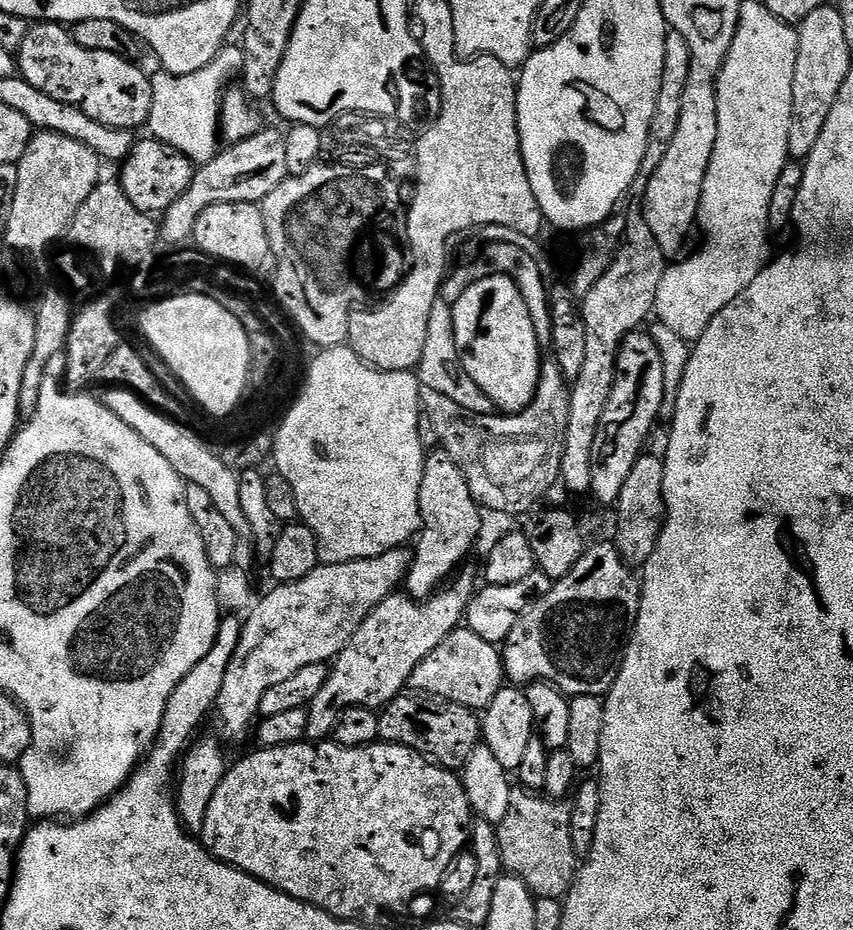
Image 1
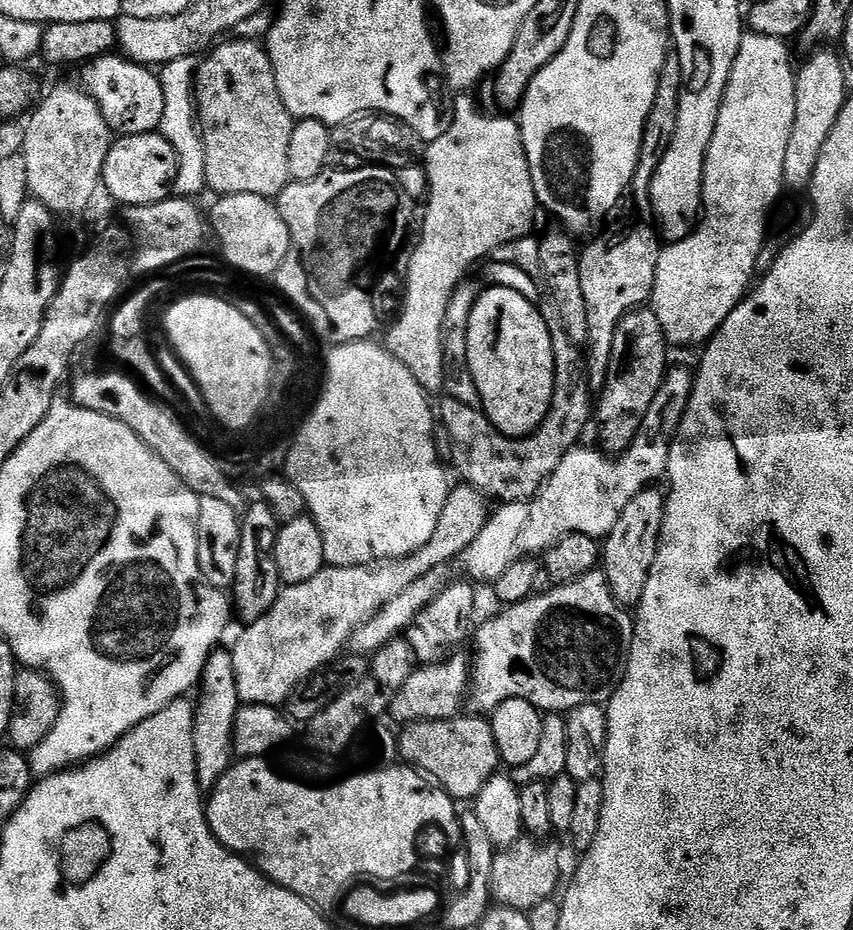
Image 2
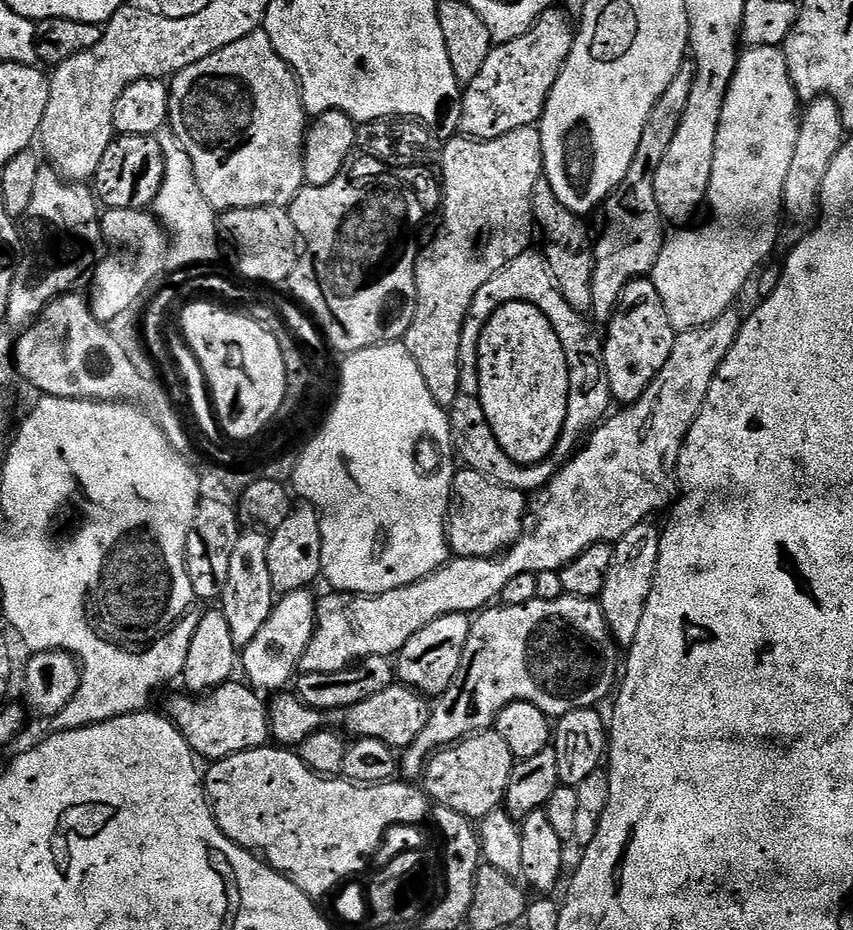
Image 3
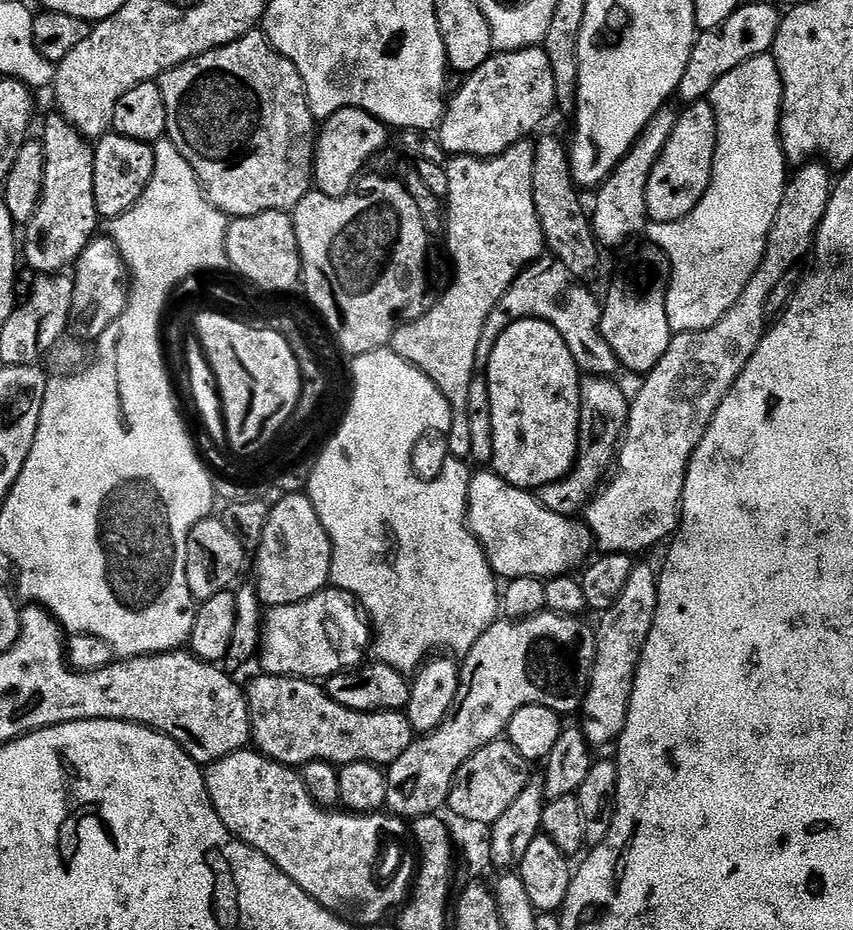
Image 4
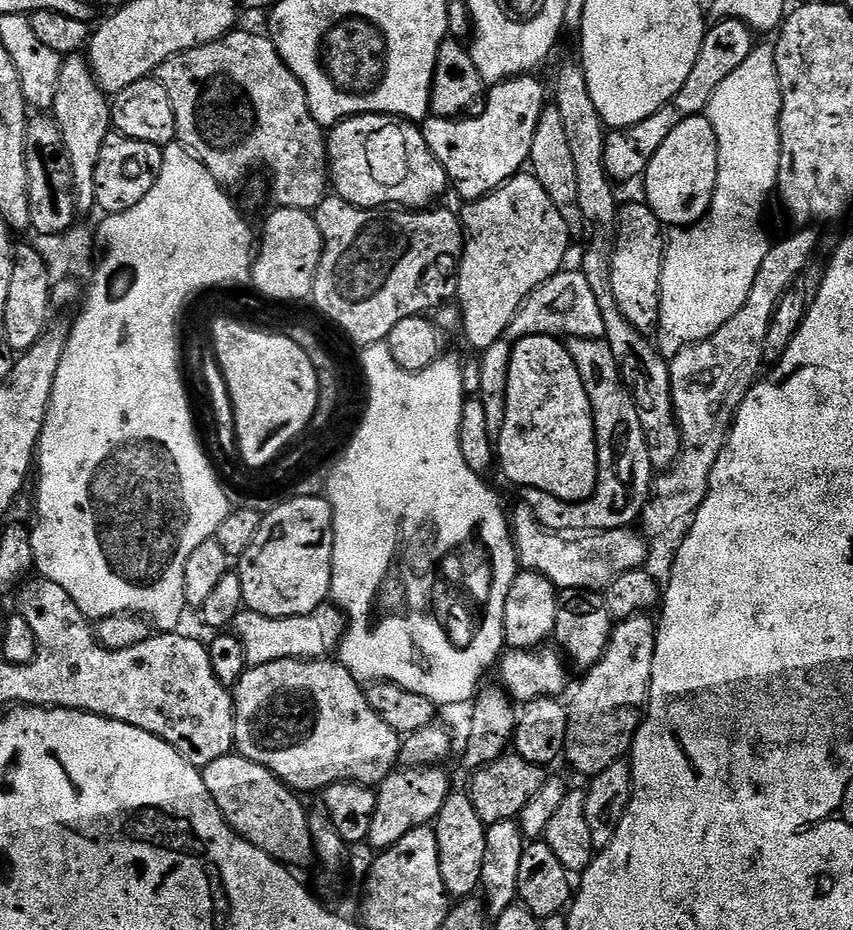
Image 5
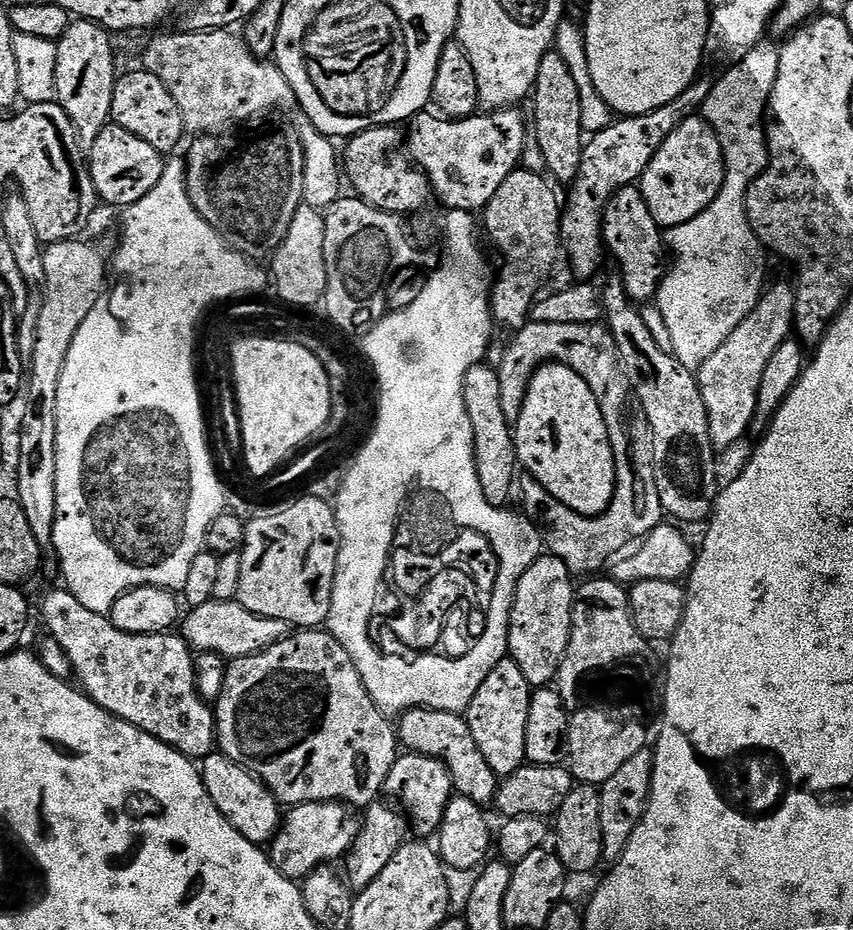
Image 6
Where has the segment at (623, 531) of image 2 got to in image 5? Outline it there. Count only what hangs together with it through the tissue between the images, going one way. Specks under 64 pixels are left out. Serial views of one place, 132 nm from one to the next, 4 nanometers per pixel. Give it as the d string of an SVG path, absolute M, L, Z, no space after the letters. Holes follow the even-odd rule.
M648 614L619 621L612 629L600 661L581 675L584 677L576 689L571 689L572 701L566 704L568 725L563 759L585 778L602 774L602 770L631 753L654 674L656 626L657 621Z

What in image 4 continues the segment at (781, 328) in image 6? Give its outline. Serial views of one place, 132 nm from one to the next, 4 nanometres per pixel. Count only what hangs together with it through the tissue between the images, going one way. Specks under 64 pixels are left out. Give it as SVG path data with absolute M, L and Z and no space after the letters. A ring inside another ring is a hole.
M809 162L799 165L791 173L788 185L784 188L782 206L778 206L778 214L768 235L768 245L762 262L754 278L746 282L746 290L738 294L738 303L730 306L730 310L726 310L726 314L722 314L722 318L712 328L675 333L670 342L670 350L666 350L662 362L658 362L658 366L654 366L654 370L643 377L644 389L630 400L628 428L624 431L624 439L618 449L614 471L582 513L583 523L592 532L595 547L601 553L637 554L636 552L644 552L655 544L663 545L675 536L680 527L680 503L684 497L684 479L690 458L702 442L718 406L724 401L734 382L738 382L742 370L746 370L746 362L750 362L754 350L758 350L762 342L769 323L766 302L770 298L770 290L774 290L774 286L782 282L782 277L797 267L796 263L807 252L809 255L813 251L816 234L820 231L820 223L826 214L833 187L834 176L827 164Z

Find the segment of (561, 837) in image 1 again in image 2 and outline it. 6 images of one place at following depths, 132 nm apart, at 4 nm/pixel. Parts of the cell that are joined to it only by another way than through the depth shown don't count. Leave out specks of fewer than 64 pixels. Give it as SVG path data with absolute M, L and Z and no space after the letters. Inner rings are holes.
M521 838L509 848L497 851L494 870L490 870L492 898L497 905L528 914L540 902L546 902L557 895L556 887L560 884L560 852L548 843L552 842Z

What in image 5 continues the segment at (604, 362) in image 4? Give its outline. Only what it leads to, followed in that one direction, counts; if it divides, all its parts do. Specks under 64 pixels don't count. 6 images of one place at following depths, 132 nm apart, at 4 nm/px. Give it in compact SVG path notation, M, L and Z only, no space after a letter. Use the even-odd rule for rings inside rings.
M562 270L554 278L550 278L514 314L514 322L504 331L504 339L515 342L527 336L555 336L557 338L601 339L604 335L602 310L598 310L598 298L594 298L594 290L590 290L590 282L586 282L583 271L568 272Z

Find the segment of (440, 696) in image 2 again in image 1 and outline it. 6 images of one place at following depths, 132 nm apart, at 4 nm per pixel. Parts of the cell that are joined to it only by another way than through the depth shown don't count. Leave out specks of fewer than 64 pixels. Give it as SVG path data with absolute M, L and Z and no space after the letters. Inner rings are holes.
M469 626L456 628L414 670L410 681L417 692L441 696L473 710L483 710L494 702L494 694L505 687L504 658L501 649L486 642Z

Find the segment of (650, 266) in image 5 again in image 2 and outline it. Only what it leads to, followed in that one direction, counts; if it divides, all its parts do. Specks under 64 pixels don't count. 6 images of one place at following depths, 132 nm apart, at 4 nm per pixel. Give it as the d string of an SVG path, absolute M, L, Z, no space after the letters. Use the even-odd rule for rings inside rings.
M641 306L622 318L614 334L614 354L610 358L608 377L594 408L595 423L600 423L599 447L605 453L624 452L640 436L644 419L670 371L668 351L670 345L664 336L664 327L651 307Z

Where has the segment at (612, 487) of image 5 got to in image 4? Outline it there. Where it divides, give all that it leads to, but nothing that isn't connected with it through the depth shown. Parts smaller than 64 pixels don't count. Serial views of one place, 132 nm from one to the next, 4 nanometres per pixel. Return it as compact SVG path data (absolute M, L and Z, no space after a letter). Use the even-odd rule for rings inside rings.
M585 375L580 382L580 449L576 451L576 464L567 476L563 476L558 482L547 484L545 488L539 489L538 495L542 506L546 510L554 510L554 514L575 517L583 513L588 507L592 497L600 491L613 467L618 456L618 449L624 439L624 431L628 428L628 409L630 407L629 393L624 393L616 385L615 379L607 376Z

